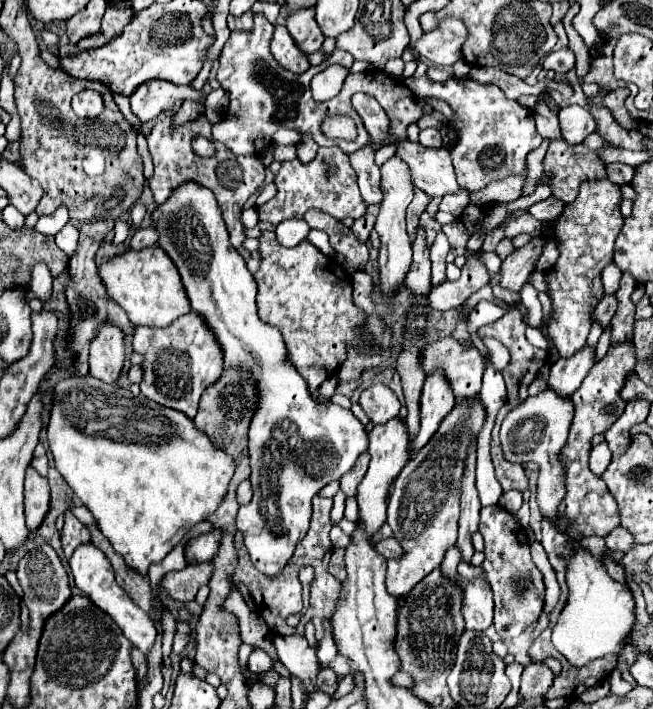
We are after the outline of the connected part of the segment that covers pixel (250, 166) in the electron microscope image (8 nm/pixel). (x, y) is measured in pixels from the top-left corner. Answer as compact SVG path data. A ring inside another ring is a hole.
M202 116L194 122L188 122L184 126L172 126L172 118L158 120L158 124L154 126L154 130L148 136L148 148L150 148L152 160L154 160L154 174L150 178L150 188L152 188L156 204L162 204L170 196L170 190L186 180L196 180L198 184L210 188L222 208L224 222L230 232L230 242L236 248L242 248L242 242L246 240L246 234L244 234L246 228L240 219L242 206L262 186L264 164L260 162L258 156L236 156L230 148L222 146L220 142L214 142L216 144L214 156L210 156L210 158L198 156L192 150L192 140L196 136L204 136L204 138L212 140L210 128L212 128L212 124L206 116Z

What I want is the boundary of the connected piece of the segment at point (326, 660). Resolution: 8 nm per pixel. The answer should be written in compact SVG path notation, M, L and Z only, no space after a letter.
M324 622L325 636L324 640L318 644L318 660L320 660L320 666L326 668L336 656L338 656L338 650L336 650L336 644L332 640L332 630L328 622Z

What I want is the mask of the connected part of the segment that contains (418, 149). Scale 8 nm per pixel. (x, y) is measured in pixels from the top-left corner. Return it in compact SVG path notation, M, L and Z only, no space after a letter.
M394 138L390 144L396 146L396 156L408 164L412 182L420 190L430 196L460 192L448 148L424 148L408 138Z

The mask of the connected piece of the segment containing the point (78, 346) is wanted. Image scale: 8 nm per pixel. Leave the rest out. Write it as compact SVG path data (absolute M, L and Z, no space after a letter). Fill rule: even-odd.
M106 218L106 220L92 220L92 222L86 222L80 226L80 238L78 238L78 246L76 246L76 252L72 254L70 258L70 284L66 288L66 298L68 298L68 304L70 304L70 310L72 310L72 340L70 340L70 350L74 350L80 358L80 364L78 364L78 372L82 376L88 374L88 346L90 346L90 340L94 338L94 334L98 332L98 326L102 324L102 320L110 320L114 322L120 330L124 330L124 334L134 334L134 326L128 322L126 314L122 308L116 306L116 302L112 302L108 298L108 292L106 292L106 286L102 284L102 278L98 274L98 266L94 262L94 256L96 256L96 250L100 248L102 240L106 238L106 234L114 228L114 220L112 218Z

